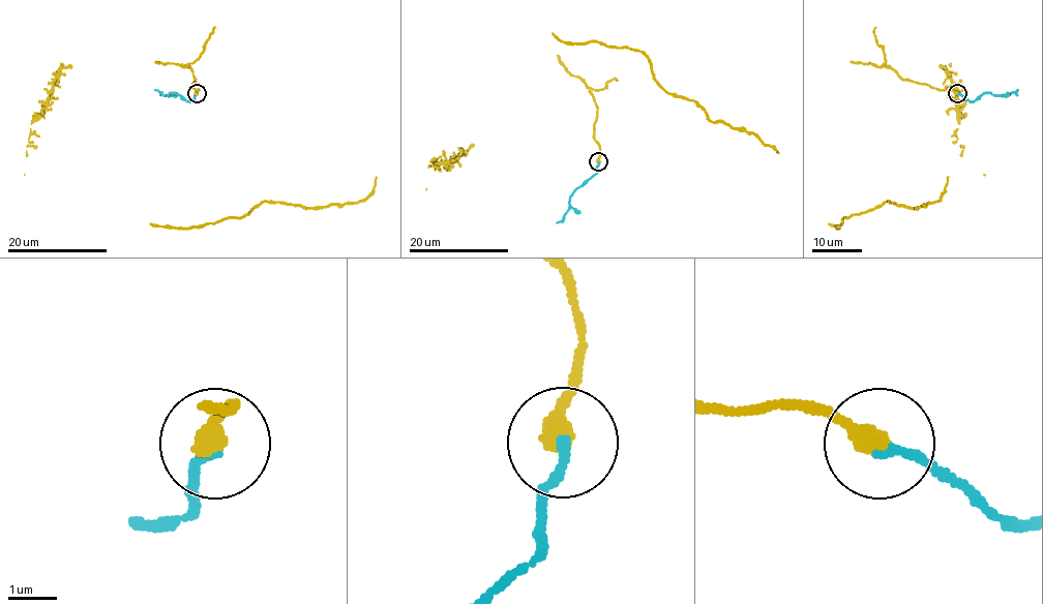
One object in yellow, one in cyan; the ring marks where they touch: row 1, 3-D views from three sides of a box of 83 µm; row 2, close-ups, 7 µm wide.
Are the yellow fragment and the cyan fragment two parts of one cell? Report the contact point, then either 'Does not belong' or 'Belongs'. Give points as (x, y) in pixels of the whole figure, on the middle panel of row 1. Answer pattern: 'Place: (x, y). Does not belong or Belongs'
Place: (598, 161). Does not belong

